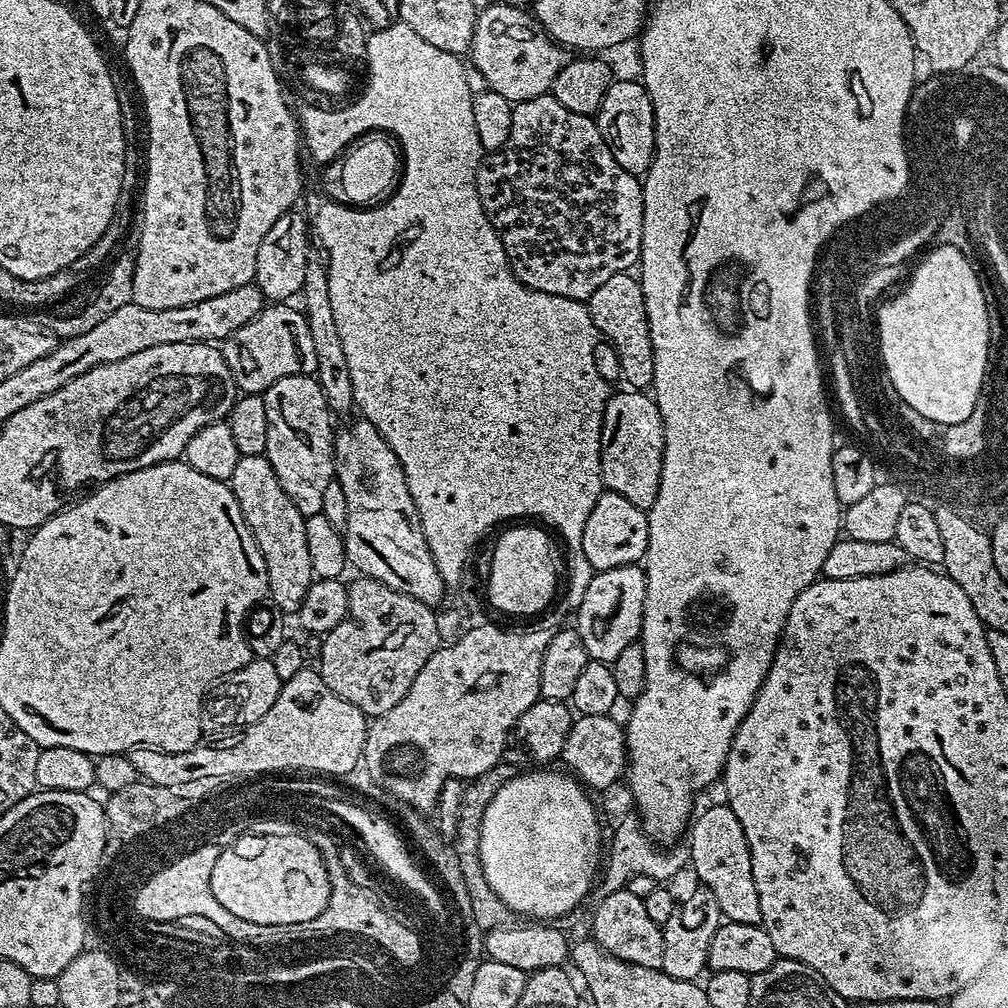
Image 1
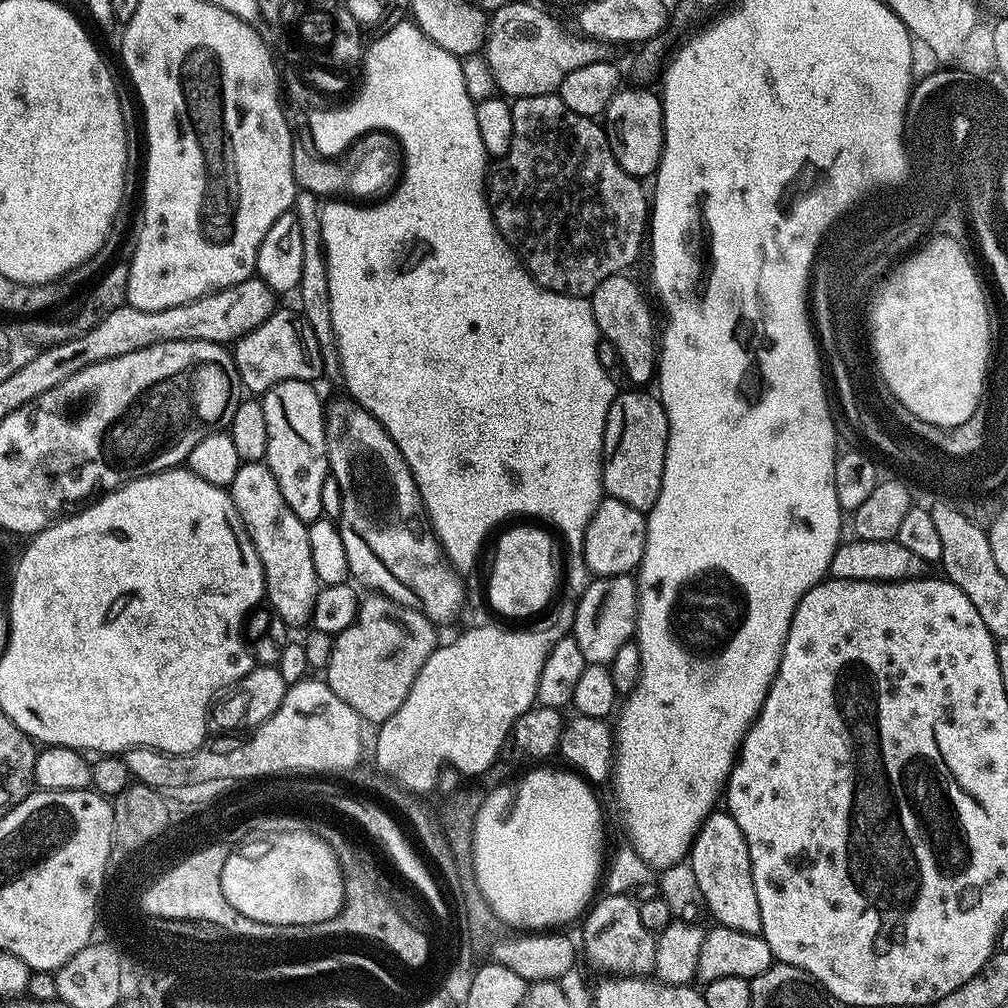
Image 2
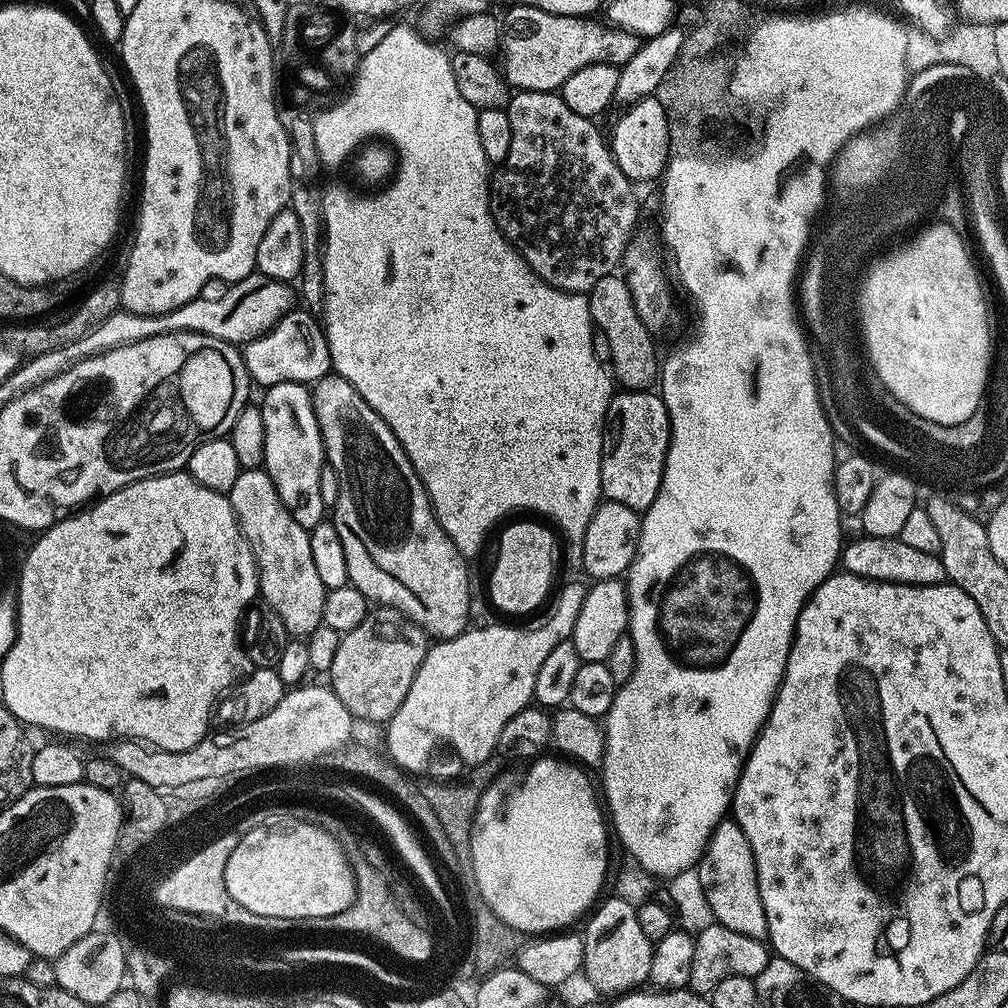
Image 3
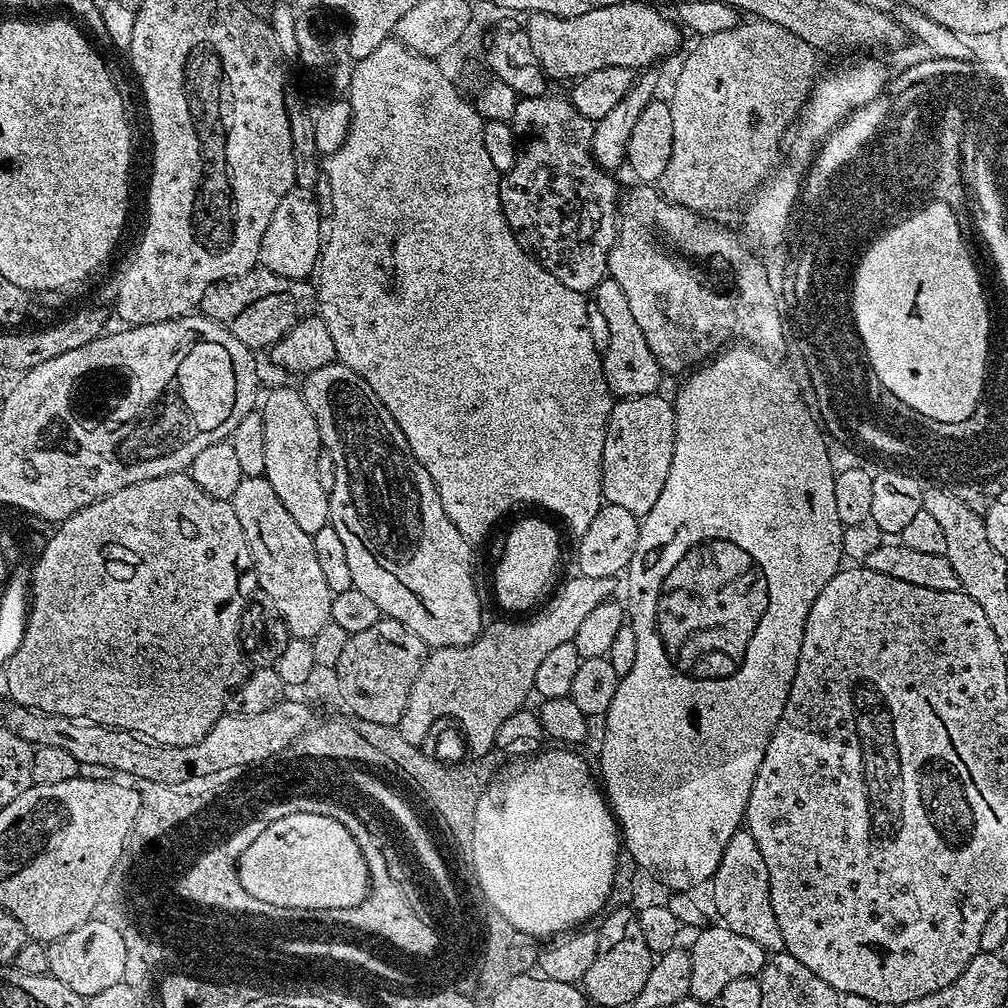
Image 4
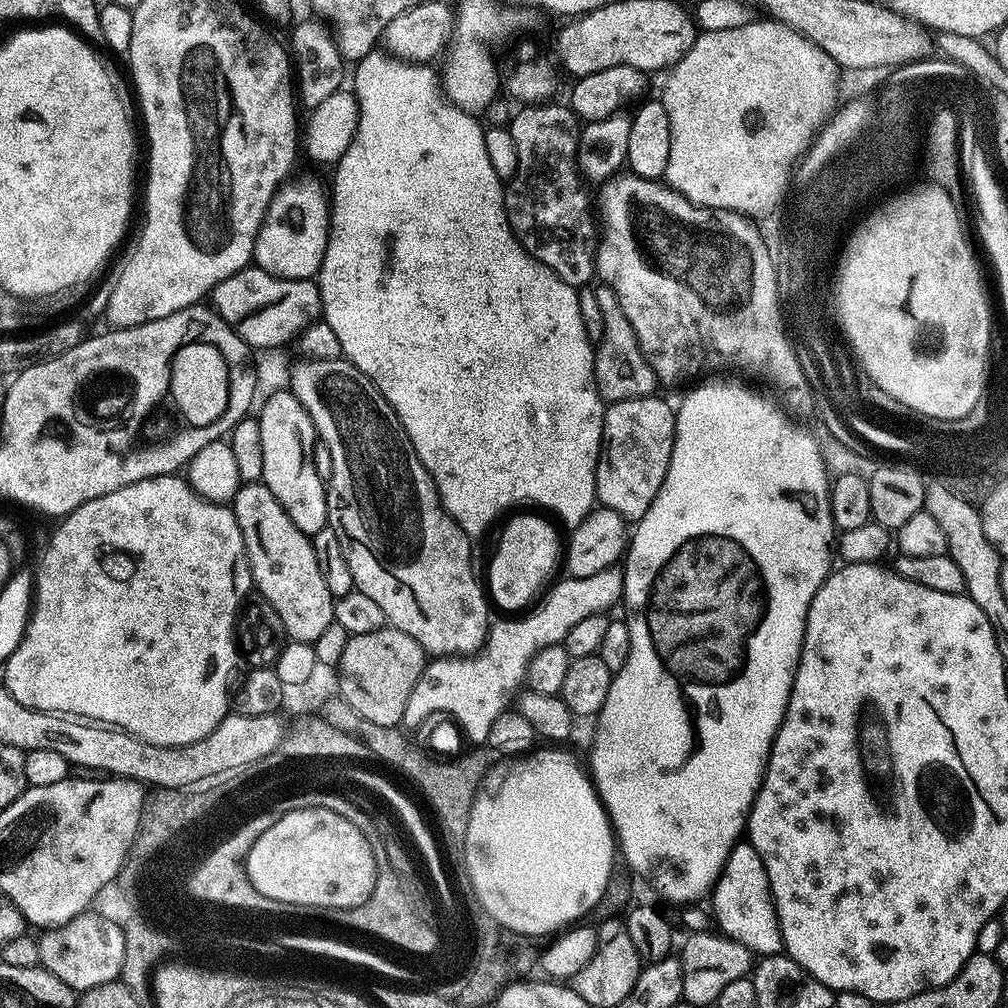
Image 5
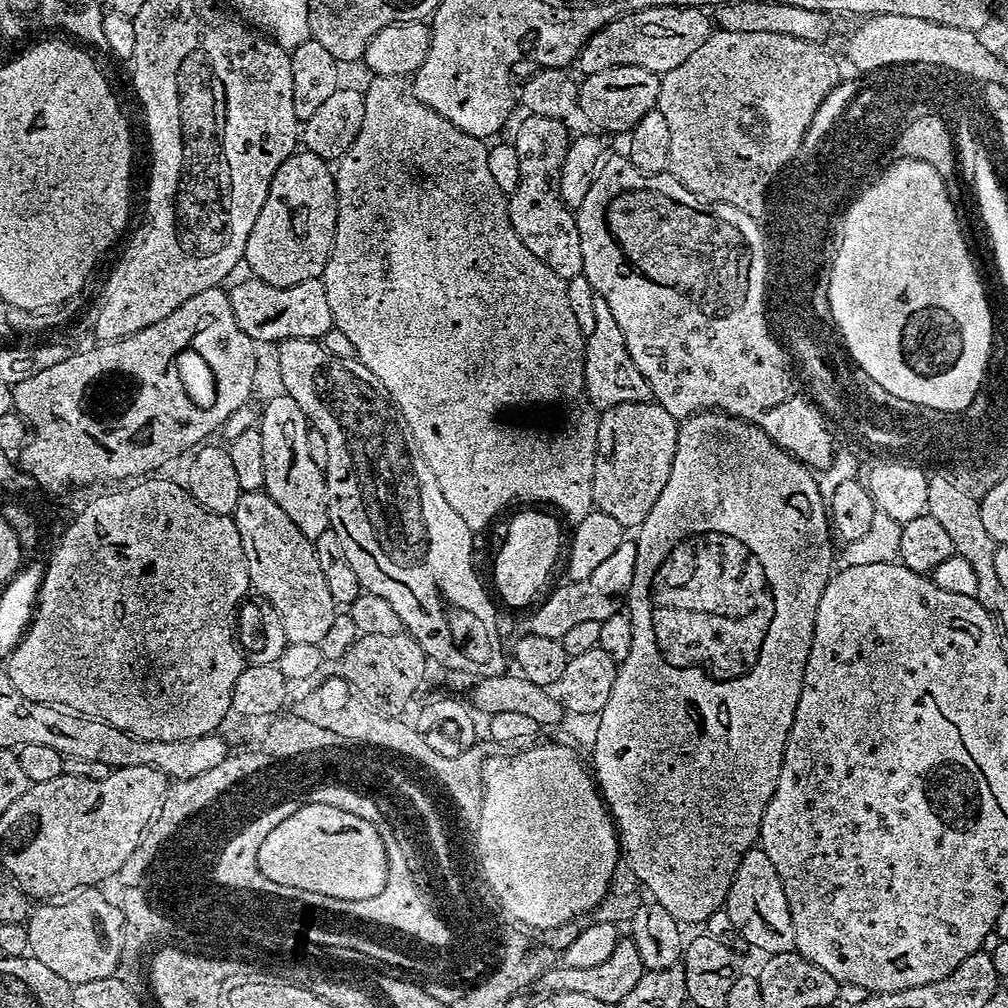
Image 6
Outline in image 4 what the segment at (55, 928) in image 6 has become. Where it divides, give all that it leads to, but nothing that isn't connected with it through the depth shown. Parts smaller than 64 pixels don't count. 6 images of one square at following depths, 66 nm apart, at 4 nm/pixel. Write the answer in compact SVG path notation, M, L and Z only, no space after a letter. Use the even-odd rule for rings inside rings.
M90 918L68 934L62 934L62 938L47 945L47 950L48 972L58 982L66 982L74 994L87 998L122 981L126 957L123 935L101 918Z

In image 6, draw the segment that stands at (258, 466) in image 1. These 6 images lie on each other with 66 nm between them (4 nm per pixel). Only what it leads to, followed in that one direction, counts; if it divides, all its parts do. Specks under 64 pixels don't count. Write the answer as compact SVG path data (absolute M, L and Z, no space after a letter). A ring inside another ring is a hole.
M263 490L241 492L231 518L242 538L248 583L255 591L256 588L260 591L257 593L268 600L274 610L278 610L278 618L282 618L282 630L286 630L289 645L319 645L333 625L338 606L334 598L330 598L326 578L322 578L315 543L308 540L306 534L294 526L294 522L290 522L278 502L274 502L274 498L270 498Z

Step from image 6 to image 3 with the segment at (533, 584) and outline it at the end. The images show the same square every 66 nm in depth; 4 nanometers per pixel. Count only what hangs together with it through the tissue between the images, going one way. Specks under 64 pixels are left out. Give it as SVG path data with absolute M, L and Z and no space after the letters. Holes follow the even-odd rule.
M520 520L517 524L507 524L503 525L504 533L496 548L496 565L492 573L486 576L486 596L497 613L509 612L512 616L524 616L534 611L540 603L543 605L553 591L558 536L547 523L544 525L535 524L532 520Z

